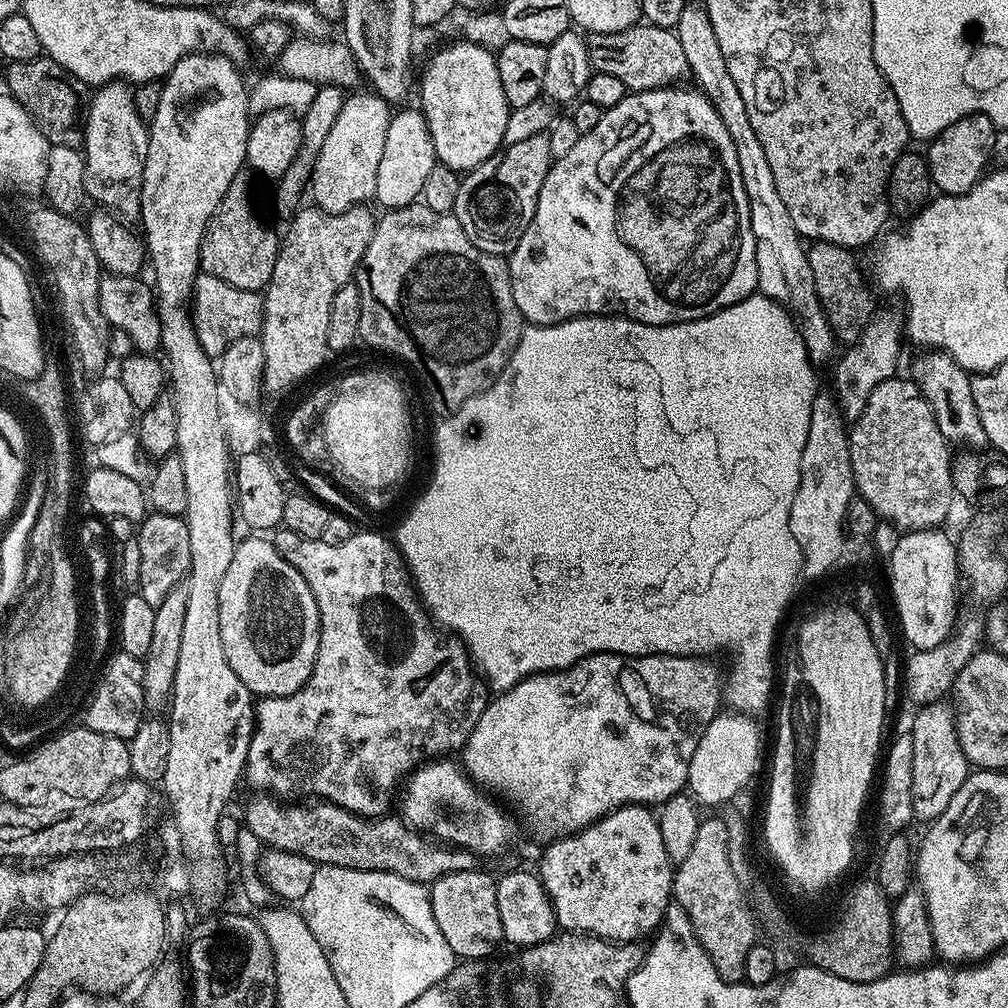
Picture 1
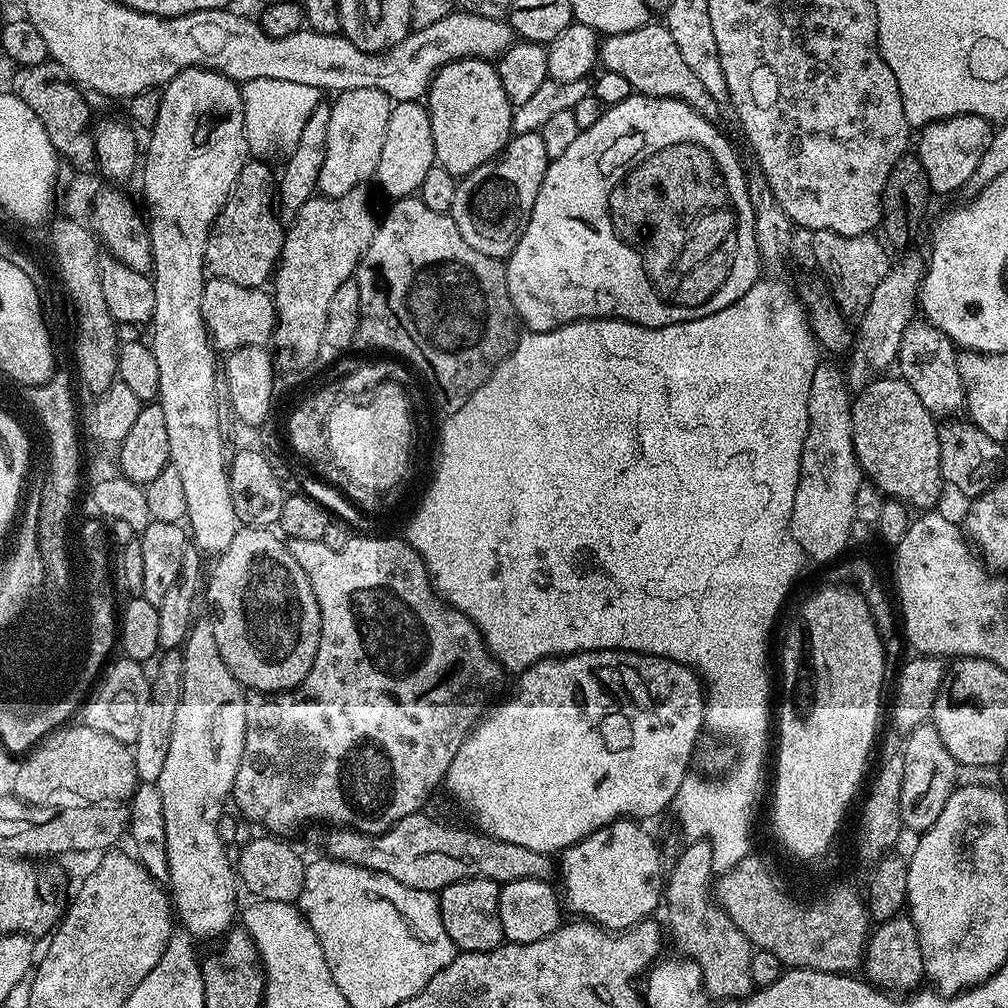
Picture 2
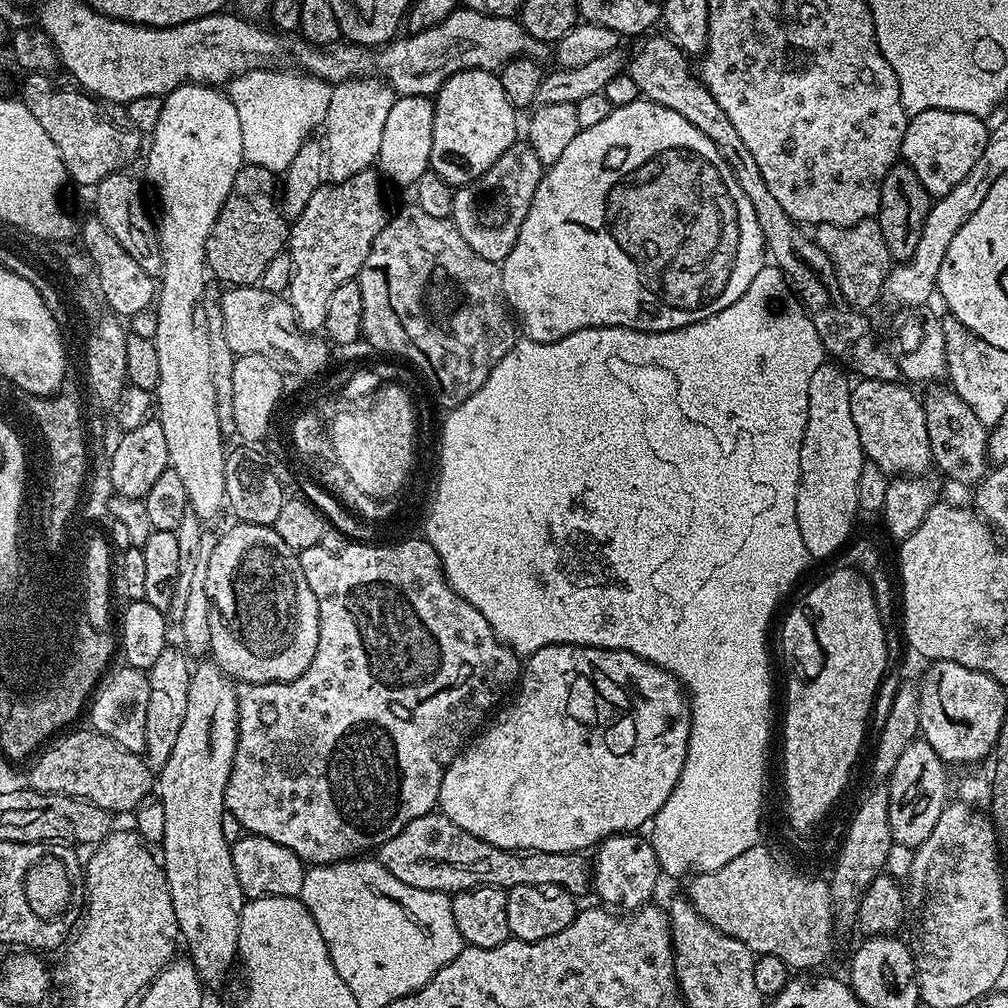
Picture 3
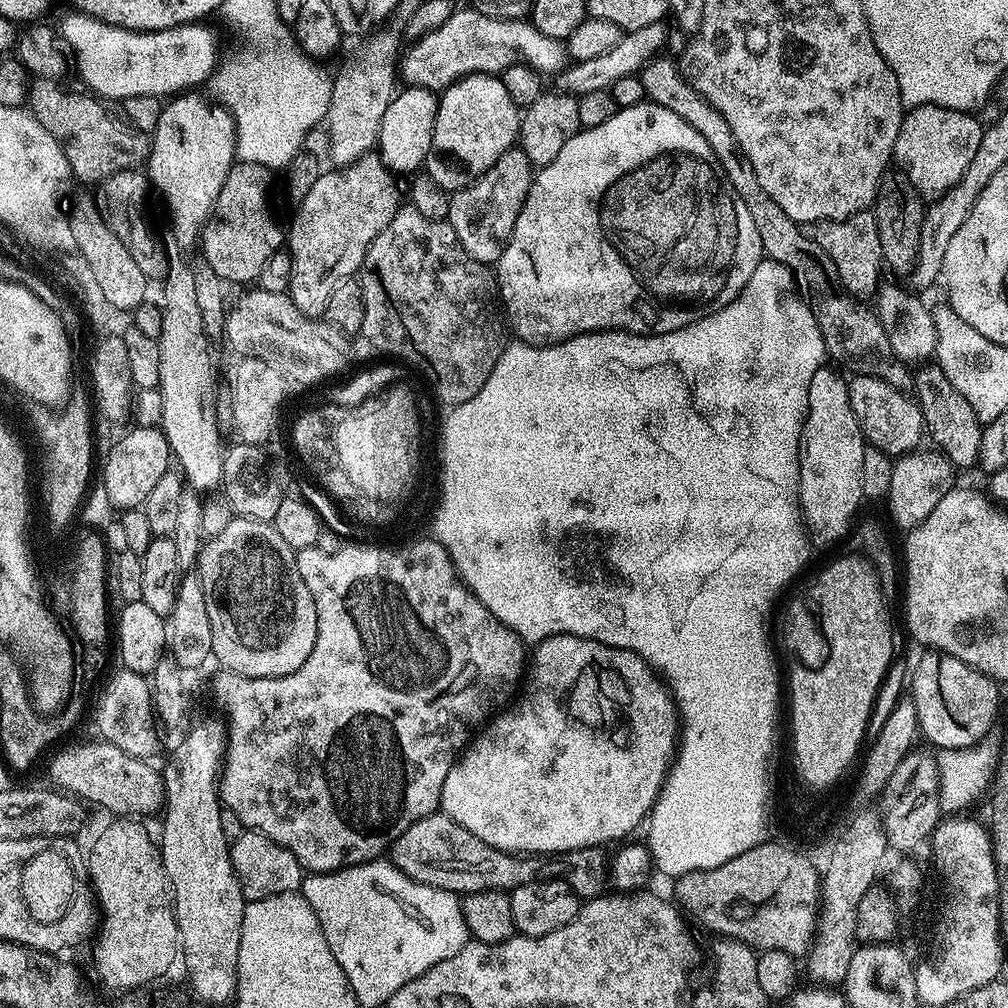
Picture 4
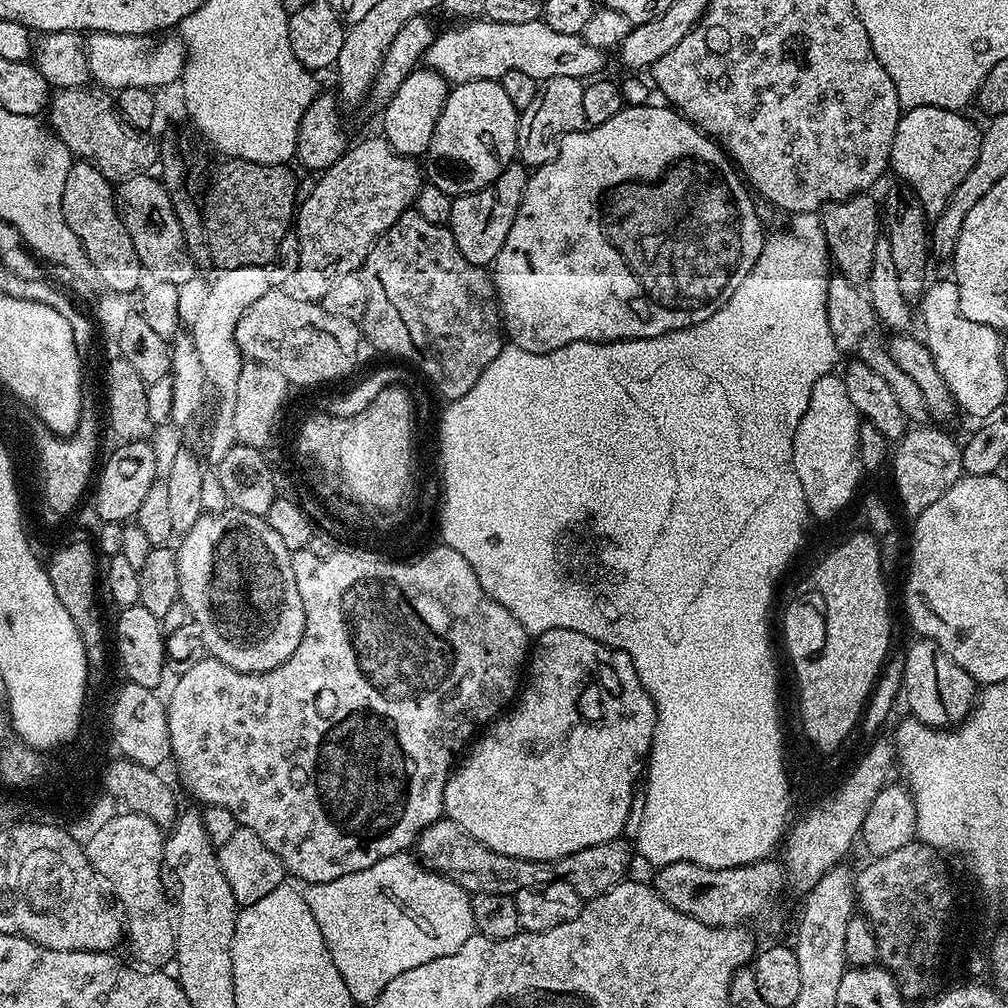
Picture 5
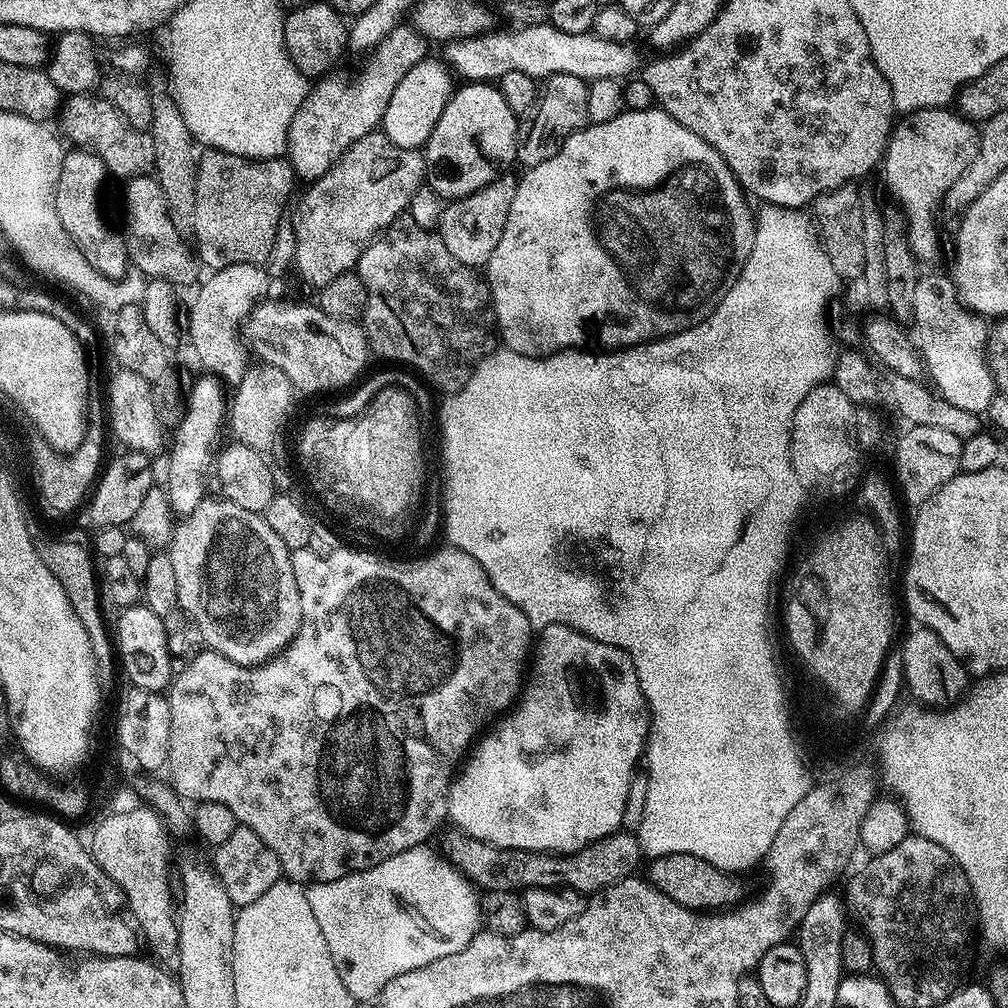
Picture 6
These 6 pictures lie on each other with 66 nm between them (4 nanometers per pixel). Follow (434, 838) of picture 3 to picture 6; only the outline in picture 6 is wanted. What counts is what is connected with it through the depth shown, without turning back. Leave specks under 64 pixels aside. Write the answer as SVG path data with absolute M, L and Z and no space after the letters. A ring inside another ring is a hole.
M627 830L611 832L606 838L596 840L577 852L567 854L549 854L547 852L527 852L517 848L495 848L492 844L483 844L473 836L457 835L457 840L448 844L447 859L451 860L477 889L484 892L520 892L525 888L572 888L581 894L601 892L611 884L627 880L640 864L642 853L640 841Z

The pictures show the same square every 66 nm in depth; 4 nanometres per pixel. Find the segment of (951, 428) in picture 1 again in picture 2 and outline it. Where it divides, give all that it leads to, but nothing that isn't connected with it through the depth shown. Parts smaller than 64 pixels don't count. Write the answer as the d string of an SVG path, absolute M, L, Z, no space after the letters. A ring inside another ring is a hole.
M913 322L902 334L898 357L899 375L908 383L910 390L922 398L922 406L937 418L952 416L965 407L964 387L958 374L957 345L942 331L927 322Z

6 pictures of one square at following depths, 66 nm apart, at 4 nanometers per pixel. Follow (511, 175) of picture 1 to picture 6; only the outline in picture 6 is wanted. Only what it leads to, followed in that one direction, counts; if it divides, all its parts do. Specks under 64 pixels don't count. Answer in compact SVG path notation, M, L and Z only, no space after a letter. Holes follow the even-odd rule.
M502 174L482 190L451 201L445 207L438 235L446 250L450 250L458 262L475 269L487 265L490 254L494 254L494 246L502 242L502 230L506 230L506 214L510 214L510 202L514 202L515 189L516 180L508 177L508 174Z

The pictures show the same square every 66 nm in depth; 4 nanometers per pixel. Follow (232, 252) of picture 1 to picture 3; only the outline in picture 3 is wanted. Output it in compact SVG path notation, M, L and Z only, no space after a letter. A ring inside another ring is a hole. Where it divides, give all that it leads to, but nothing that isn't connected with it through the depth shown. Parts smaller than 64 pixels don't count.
M245 163L210 230L204 259L212 272L228 286L252 286L264 276L276 255L285 251L290 228L278 207L278 180L270 170Z

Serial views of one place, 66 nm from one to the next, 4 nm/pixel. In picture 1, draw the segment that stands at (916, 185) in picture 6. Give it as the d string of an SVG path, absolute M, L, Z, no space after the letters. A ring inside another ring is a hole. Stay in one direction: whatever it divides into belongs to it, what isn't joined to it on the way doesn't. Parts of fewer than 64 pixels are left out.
M979 114L954 122L954 126L942 130L942 134L938 134L926 149L933 185L941 193L957 196L979 184L986 172L984 167L992 156L996 135L998 135L998 129L992 120Z

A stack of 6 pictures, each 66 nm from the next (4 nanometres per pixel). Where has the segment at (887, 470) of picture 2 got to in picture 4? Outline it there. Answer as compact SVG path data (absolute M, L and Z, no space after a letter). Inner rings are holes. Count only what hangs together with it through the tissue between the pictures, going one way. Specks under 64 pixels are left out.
M853 375L847 381L850 406L857 416L857 422L869 445L884 451L892 458L899 458L921 444L920 435L925 435L925 425L920 407L916 402L907 400L905 393L899 388L882 382L877 376Z

